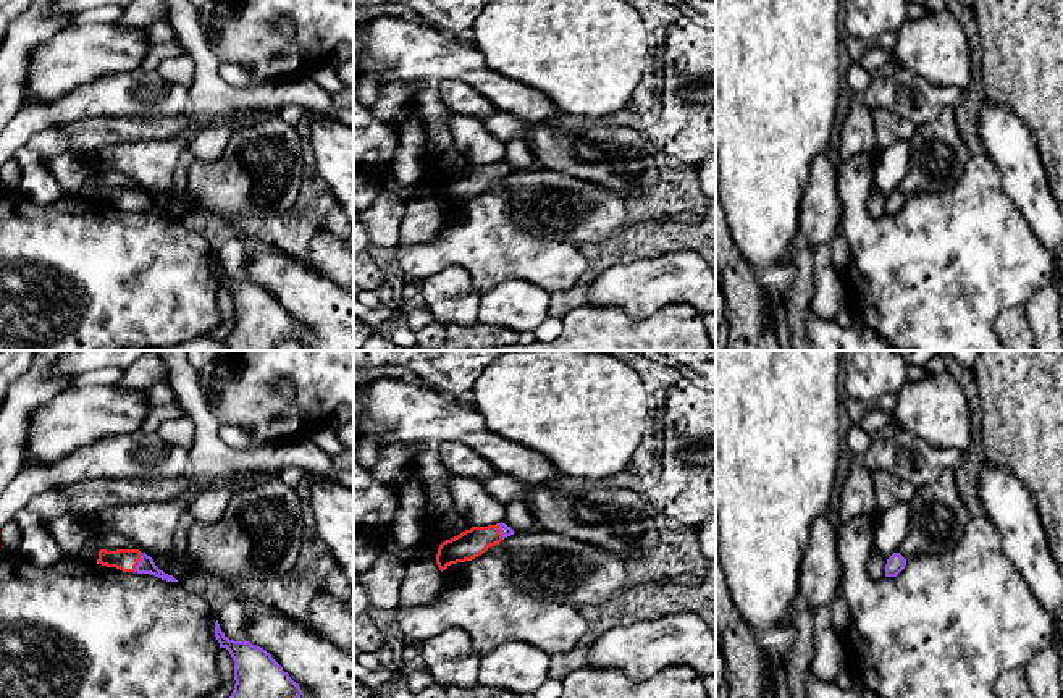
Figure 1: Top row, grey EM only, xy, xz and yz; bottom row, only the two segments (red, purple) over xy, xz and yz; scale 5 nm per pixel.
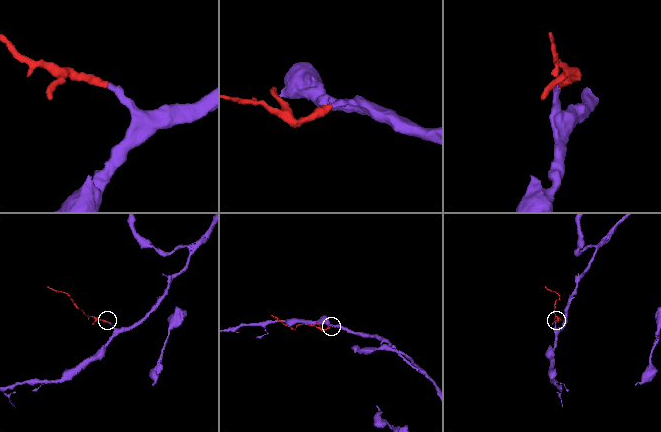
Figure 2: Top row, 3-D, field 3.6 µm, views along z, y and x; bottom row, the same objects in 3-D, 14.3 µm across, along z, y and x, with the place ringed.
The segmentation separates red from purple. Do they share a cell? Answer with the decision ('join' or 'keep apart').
join

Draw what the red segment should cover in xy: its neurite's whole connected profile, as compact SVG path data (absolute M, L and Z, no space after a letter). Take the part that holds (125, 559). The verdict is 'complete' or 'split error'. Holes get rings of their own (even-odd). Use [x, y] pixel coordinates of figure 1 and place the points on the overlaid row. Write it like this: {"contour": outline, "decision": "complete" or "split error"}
{"contour": "M139 549L99 551L97 564L116 567L123 572L150 574L166 582L178 582L173 575L160 570L153 559Z", "decision": "split error"}

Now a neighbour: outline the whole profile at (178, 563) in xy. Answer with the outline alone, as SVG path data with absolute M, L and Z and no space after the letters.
M176 545L165 556L155 556L145 553L155 562L155 566L168 575L173 575L178 582L184 583L192 575L208 575L200 559L189 554L187 546L178 548Z

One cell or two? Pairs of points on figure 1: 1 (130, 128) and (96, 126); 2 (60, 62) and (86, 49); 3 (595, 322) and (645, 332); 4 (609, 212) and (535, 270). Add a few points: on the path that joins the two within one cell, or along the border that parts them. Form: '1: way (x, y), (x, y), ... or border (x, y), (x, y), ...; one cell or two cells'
1: way (121, 128), (104, 128); one cell
2: way (67, 60), (79, 54); one cell
3: way (608, 332), (632, 332); one cell
4: border (533, 235), (540, 239), (569, 241), (579, 246); two cells

